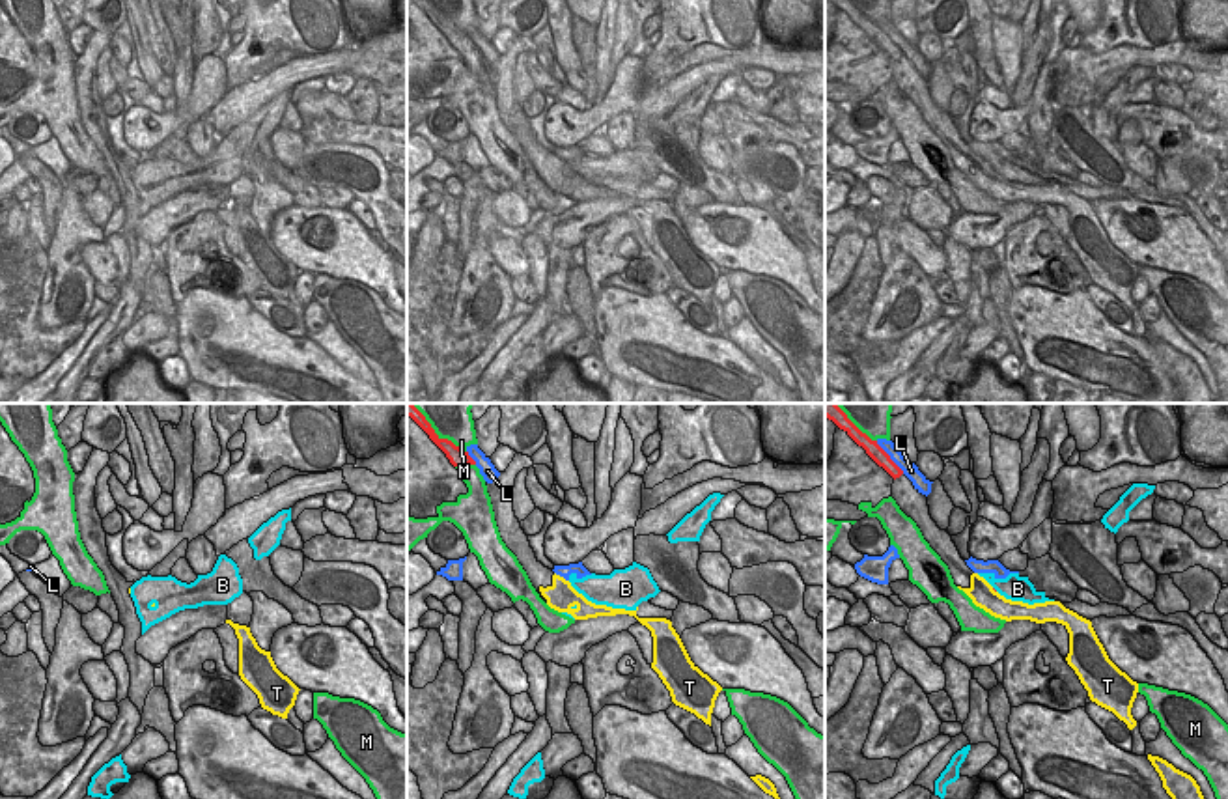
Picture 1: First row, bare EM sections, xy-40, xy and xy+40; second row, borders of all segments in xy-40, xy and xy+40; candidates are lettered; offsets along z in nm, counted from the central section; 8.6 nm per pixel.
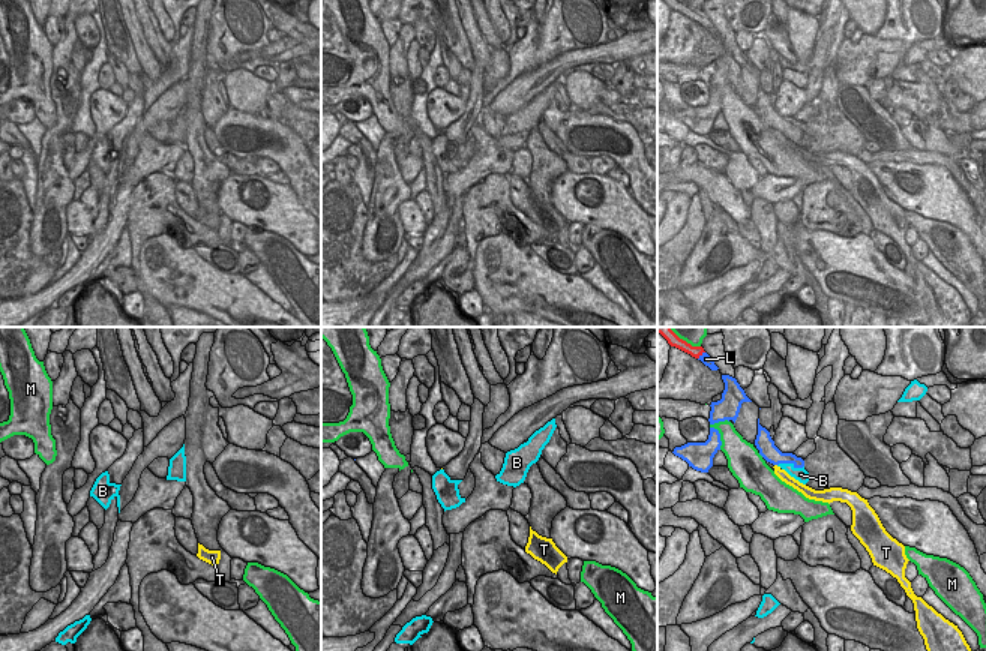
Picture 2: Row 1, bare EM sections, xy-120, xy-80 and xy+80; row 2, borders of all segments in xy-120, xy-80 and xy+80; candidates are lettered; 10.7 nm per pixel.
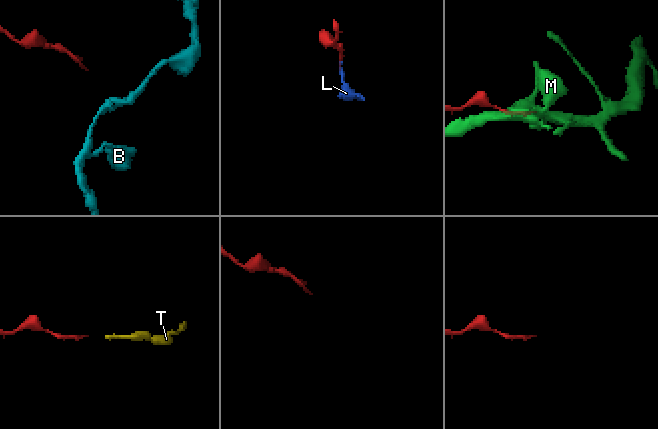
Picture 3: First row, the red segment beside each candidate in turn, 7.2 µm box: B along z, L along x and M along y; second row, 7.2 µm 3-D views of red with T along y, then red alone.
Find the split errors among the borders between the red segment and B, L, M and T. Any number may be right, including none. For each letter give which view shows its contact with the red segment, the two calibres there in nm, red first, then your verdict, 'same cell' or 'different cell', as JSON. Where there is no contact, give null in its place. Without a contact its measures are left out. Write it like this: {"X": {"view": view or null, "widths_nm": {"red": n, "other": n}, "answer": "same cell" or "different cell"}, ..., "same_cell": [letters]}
{"B": {"view": null, "answer": "different cell"}, "L": {"view": "xy+40", "widths_nm": {"red": 140, "other": 130}, "answer": "different cell"}, "M": {"view": "xy", "widths_nm": {"red": 160, "other": 240}, "answer": "different cell"}, "T": {"view": null, "answer": "same cell"}, "same_cell": ["T"]}

